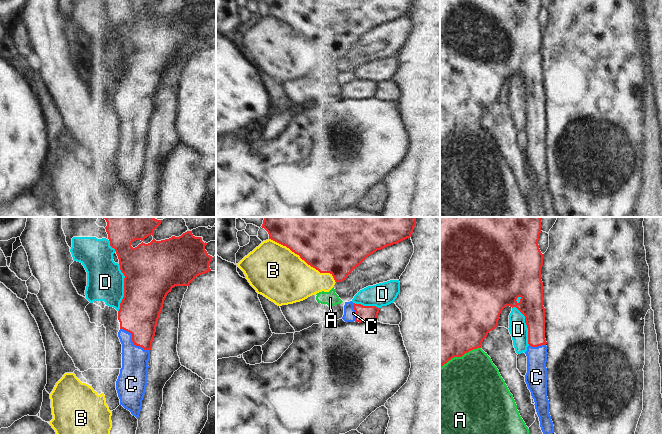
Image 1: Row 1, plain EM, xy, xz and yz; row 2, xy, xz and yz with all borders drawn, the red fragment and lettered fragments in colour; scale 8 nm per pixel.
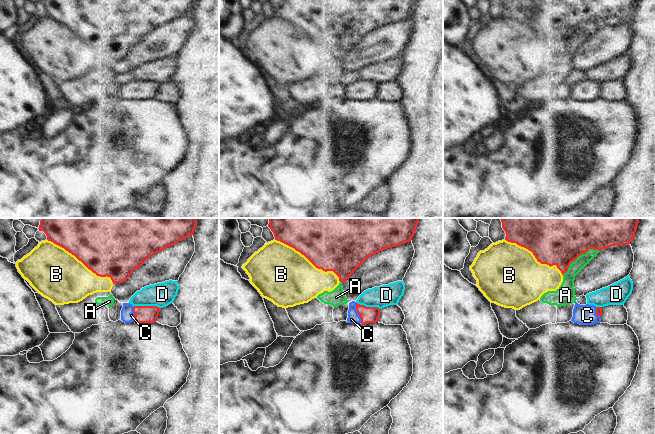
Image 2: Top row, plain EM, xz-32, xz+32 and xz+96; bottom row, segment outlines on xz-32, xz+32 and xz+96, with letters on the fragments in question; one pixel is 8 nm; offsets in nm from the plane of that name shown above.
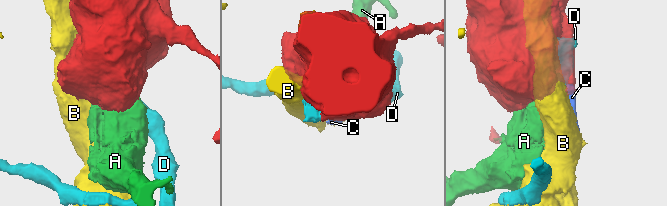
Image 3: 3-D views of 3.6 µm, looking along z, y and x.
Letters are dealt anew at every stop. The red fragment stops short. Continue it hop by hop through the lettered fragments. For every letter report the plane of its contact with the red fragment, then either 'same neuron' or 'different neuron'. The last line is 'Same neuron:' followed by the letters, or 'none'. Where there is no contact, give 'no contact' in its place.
A: yz | different neuron
B: xz | different neuron
C: xy | same neuron
D: xy | different neuron
Same neuron: C

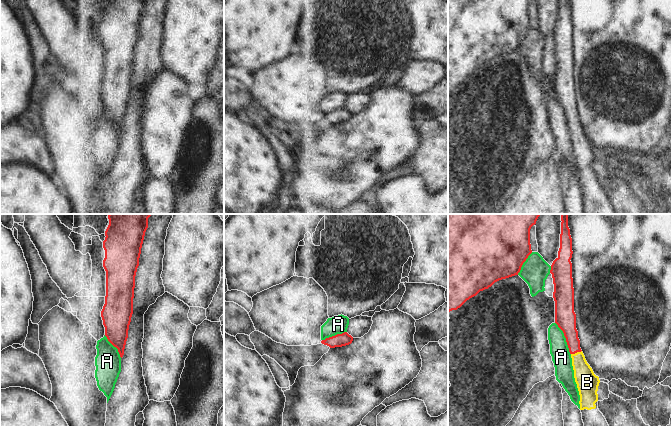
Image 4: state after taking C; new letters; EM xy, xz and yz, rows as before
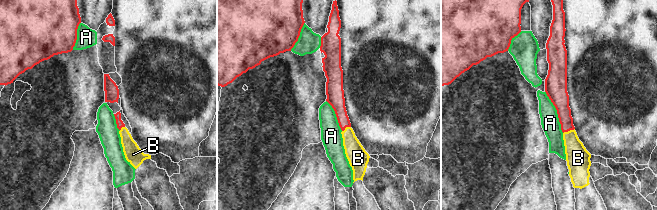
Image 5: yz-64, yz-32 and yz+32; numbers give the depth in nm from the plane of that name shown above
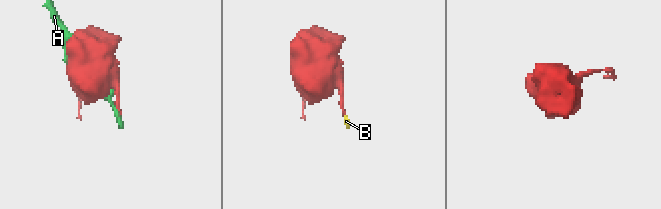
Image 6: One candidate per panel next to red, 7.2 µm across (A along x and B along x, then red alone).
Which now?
A: yz | different neuron
B: yz | same neuron
Same neuron: B

